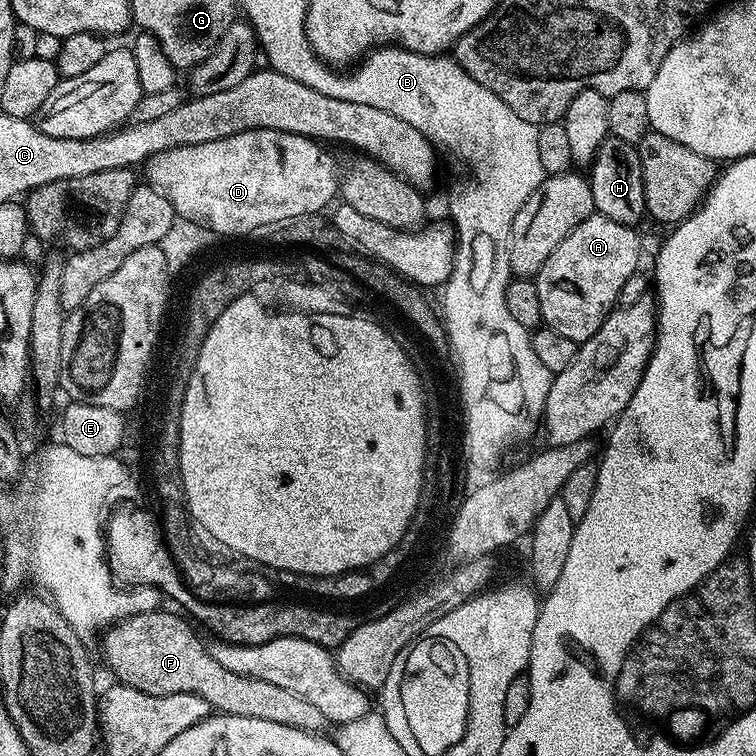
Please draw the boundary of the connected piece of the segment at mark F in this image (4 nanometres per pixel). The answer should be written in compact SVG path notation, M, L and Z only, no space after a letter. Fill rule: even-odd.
M140 610L113 623L112 632L104 636L104 660L117 676L115 679L142 694L197 696L205 699L217 713L253 716L286 726L292 692L282 690L272 682L234 674L232 670L226 670L226 666L214 662L207 645L200 642L188 626L189 621L184 620L170 612Z

